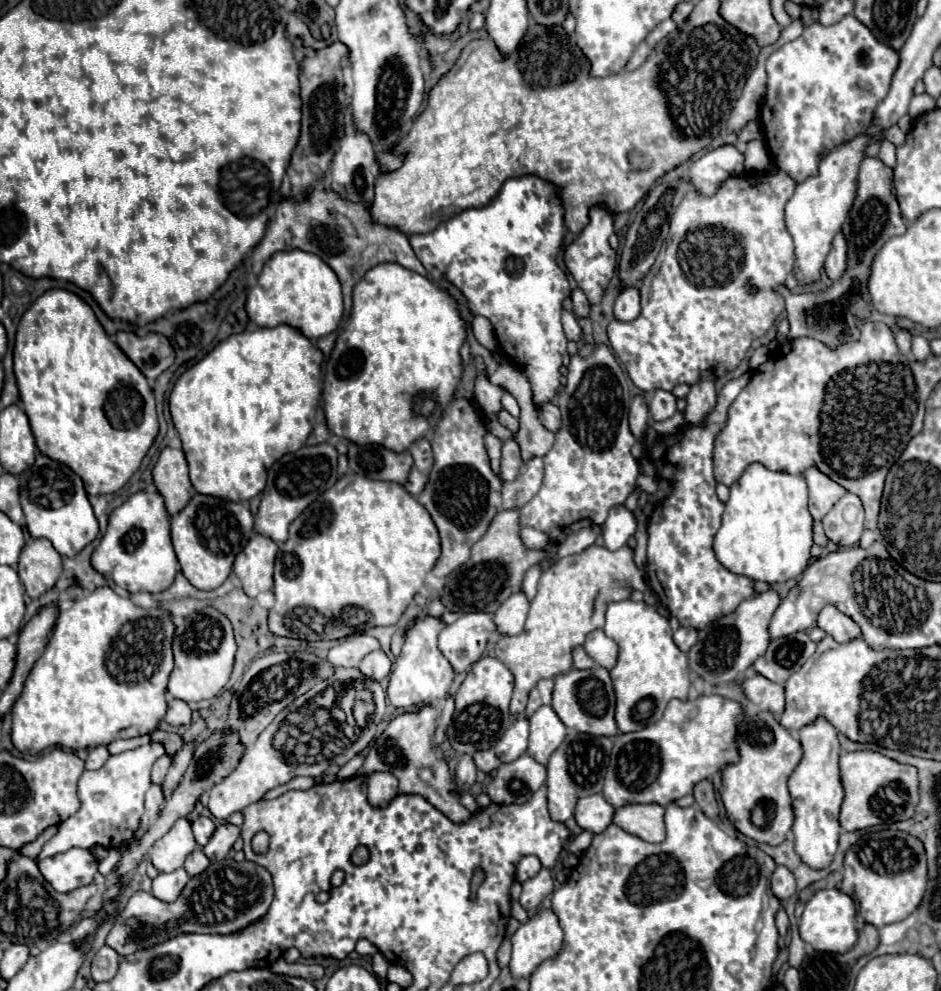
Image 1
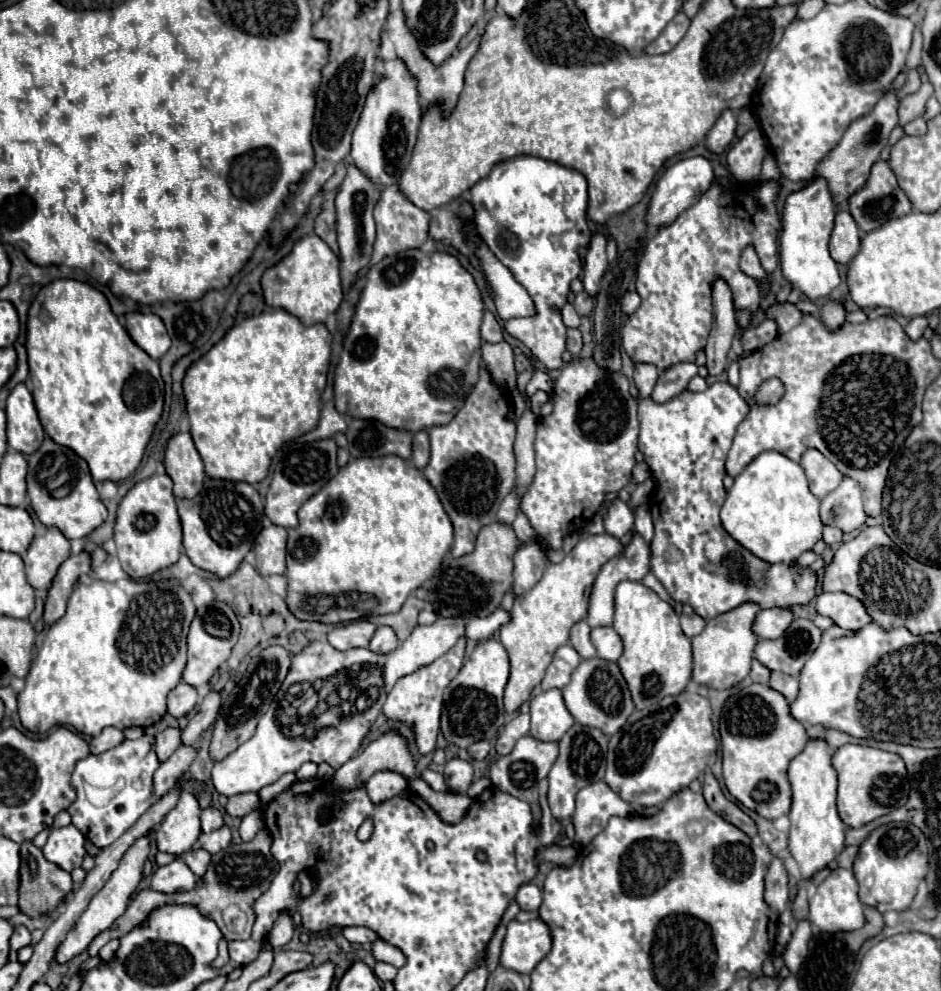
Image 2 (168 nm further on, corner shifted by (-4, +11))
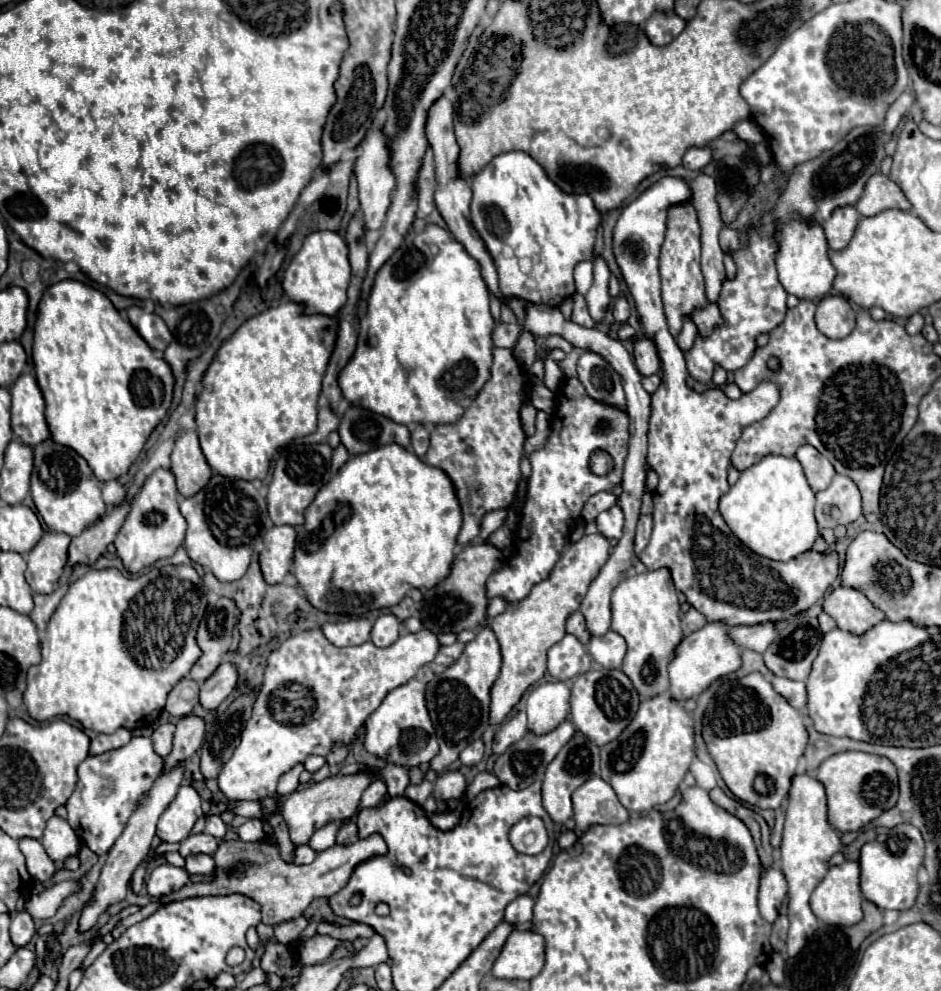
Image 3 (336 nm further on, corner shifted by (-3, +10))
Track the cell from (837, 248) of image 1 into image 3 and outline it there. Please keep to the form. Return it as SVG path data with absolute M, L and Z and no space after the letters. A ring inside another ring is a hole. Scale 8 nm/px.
M842 206L834 210L834 214L822 226L828 246L832 250L846 248L850 238L854 236L854 226L858 224L858 220L860 220L860 214L854 206Z

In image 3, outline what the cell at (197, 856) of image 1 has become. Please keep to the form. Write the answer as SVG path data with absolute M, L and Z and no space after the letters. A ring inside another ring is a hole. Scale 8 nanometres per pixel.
M196 854L186 858L186 870L190 874L212 874L214 872L214 858L208 854Z

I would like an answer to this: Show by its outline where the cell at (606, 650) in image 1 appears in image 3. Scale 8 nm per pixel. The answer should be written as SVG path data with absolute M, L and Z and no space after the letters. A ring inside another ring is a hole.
M610 630L604 636L590 638L588 652L600 666L604 666L608 670L618 670L626 656L626 642L620 634Z

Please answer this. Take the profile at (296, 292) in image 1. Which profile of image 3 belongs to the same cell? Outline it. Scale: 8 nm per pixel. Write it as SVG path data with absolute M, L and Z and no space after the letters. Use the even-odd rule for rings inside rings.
M312 232L306 236L302 248L296 252L296 256L292 258L290 266L284 272L284 282L282 288L286 292L286 296L294 302L302 302L306 304L306 314L326 314L326 316L336 316L340 312L340 308L346 304L348 300L348 284L350 284L350 262L348 262L348 244L346 240L338 234L338 232Z

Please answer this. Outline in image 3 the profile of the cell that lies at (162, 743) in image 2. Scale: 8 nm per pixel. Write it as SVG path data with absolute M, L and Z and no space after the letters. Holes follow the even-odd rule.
M162 724L154 730L152 740L154 740L154 750L158 756L166 758L172 750L172 738L174 738L174 724Z

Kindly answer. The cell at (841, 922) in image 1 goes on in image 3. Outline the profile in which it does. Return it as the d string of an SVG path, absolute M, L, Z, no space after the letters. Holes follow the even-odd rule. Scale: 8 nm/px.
M846 860L840 866L832 866L822 882L816 886L816 890L810 896L812 912L818 920L826 924L844 924L852 926L862 920L862 890L860 890L860 866L858 862Z

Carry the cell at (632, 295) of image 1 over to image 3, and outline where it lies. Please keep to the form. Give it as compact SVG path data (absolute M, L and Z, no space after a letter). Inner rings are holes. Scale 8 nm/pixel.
M624 296L616 298L616 302L614 302L614 320L624 324L628 320L628 316L630 316L630 304L626 302Z

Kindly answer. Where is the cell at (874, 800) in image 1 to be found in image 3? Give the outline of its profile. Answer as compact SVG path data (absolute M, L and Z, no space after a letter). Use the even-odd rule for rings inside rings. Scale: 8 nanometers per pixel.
M840 752L826 758L816 772L816 780L826 788L828 822L838 832L854 832L890 810L898 802L898 776L888 758L866 752Z

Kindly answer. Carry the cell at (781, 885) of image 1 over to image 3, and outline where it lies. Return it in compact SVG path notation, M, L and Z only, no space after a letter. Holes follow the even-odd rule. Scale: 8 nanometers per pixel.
M778 868L764 870L760 878L760 894L758 894L758 908L766 922L774 922L778 918L778 908L786 898L786 878Z

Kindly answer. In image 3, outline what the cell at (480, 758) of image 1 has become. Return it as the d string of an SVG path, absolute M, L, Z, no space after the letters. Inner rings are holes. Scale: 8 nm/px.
M476 740L470 746L466 746L466 750L462 750L460 762L464 766L474 766L482 760L482 756L484 756L484 744L482 744L482 740Z

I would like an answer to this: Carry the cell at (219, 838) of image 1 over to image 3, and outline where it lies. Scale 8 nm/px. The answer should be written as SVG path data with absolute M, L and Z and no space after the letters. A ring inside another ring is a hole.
M194 834L188 836L186 840L182 840L180 844L180 856L184 858L196 854L214 854L214 850L218 848L218 840L210 838L208 834Z

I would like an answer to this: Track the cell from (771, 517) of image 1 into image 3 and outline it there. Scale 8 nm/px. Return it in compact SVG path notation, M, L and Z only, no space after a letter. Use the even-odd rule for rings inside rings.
M766 456L740 472L738 482L720 498L720 514L744 546L770 560L786 562L800 556L820 534L814 520L814 492L796 458Z

